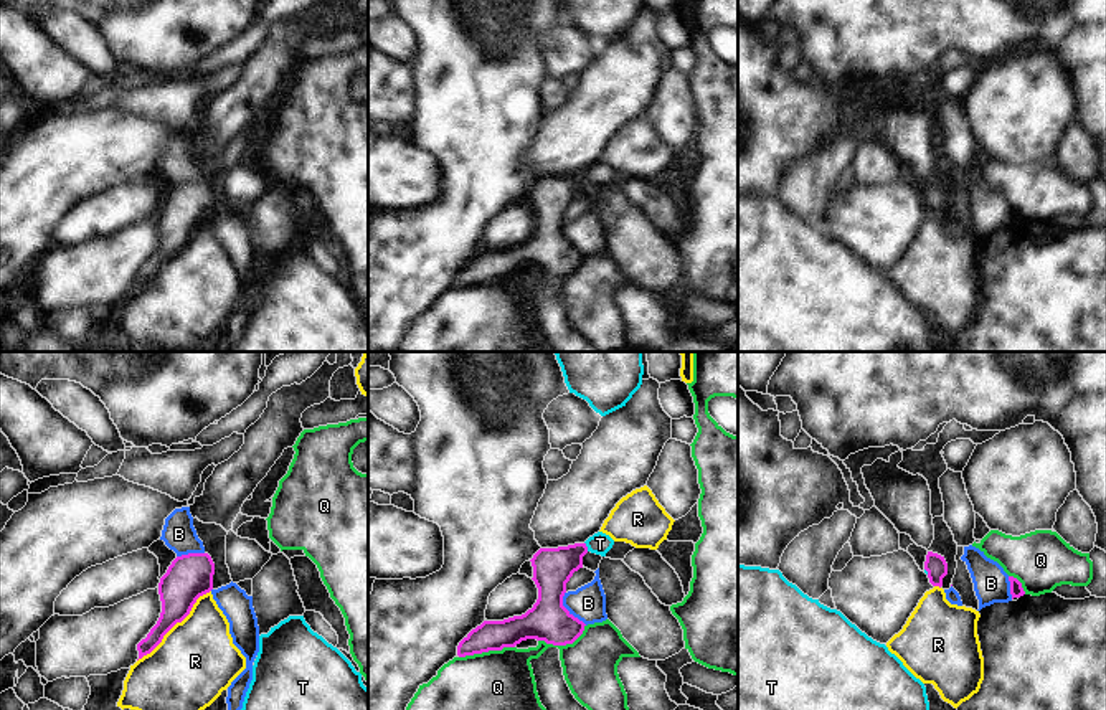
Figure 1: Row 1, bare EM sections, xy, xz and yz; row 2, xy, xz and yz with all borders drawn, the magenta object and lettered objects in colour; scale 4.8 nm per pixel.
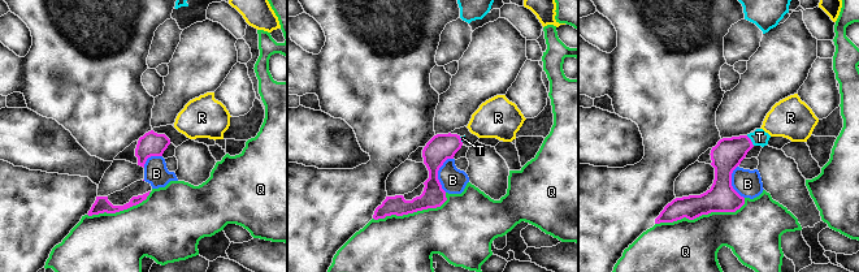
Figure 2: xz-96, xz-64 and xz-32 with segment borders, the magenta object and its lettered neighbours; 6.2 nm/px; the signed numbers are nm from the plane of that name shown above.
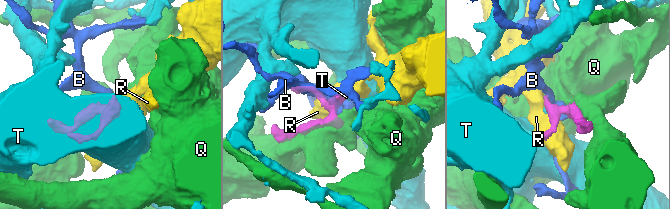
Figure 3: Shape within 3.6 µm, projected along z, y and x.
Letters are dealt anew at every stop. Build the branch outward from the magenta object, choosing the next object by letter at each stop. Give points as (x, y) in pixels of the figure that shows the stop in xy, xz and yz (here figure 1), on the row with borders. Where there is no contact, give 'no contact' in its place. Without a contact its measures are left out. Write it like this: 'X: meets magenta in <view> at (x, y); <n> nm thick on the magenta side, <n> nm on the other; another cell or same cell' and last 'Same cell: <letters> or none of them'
B: meets magenta in xz at (567, 610); 200 nm thick on the magenta side, 180 nm on the other; another cell
Q: meets magenta in xz at (486, 651); 140 nm thick on the magenta side, 280 nm on the other; another cell
R: meets magenta in xy at (175, 623); 220 nm thick on the magenta side, 380 nm on the other; another cell
T: meets magenta in xz at (586, 547); 190 nm thick on the magenta side, 110 nm on the other; same cell
Same cell: T

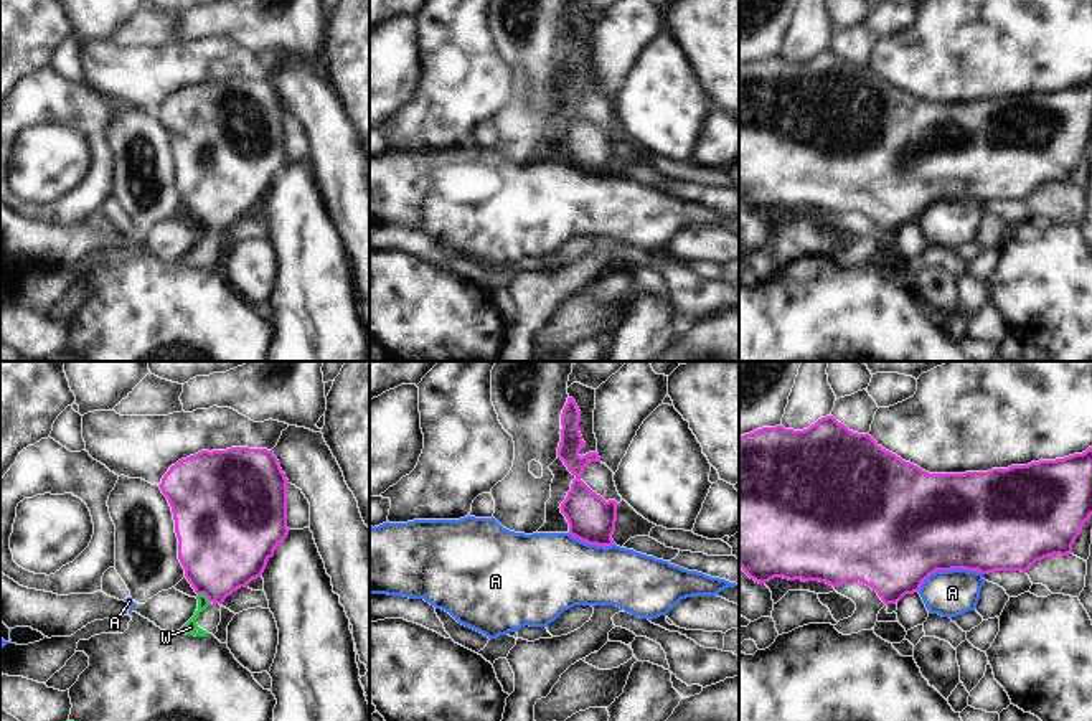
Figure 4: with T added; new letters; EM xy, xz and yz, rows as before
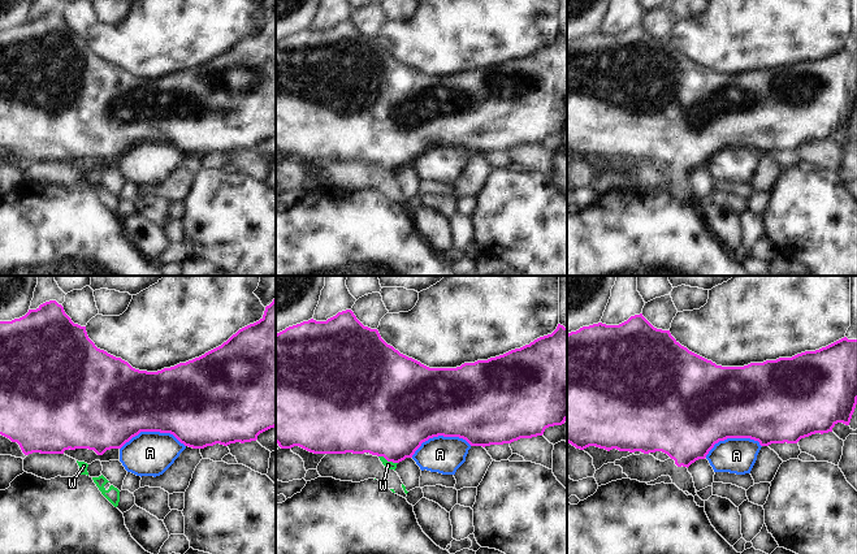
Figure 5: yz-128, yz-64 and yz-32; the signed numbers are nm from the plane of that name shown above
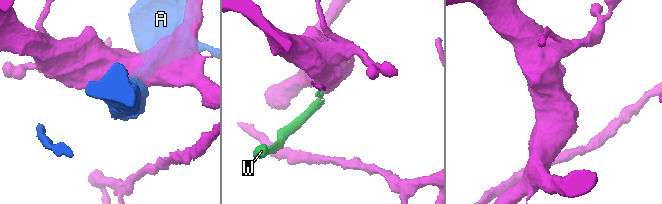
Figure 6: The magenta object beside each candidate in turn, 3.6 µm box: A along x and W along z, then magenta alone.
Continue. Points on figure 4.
A: meets magenta in yz at (947, 570); 480 nm thick on the magenta side, 220 nm on the other; another cell
W: meets magenta in xy at (205, 594); 440 nm thick on the magenta side, 70 nm on the other; same cell
Same cell: W

